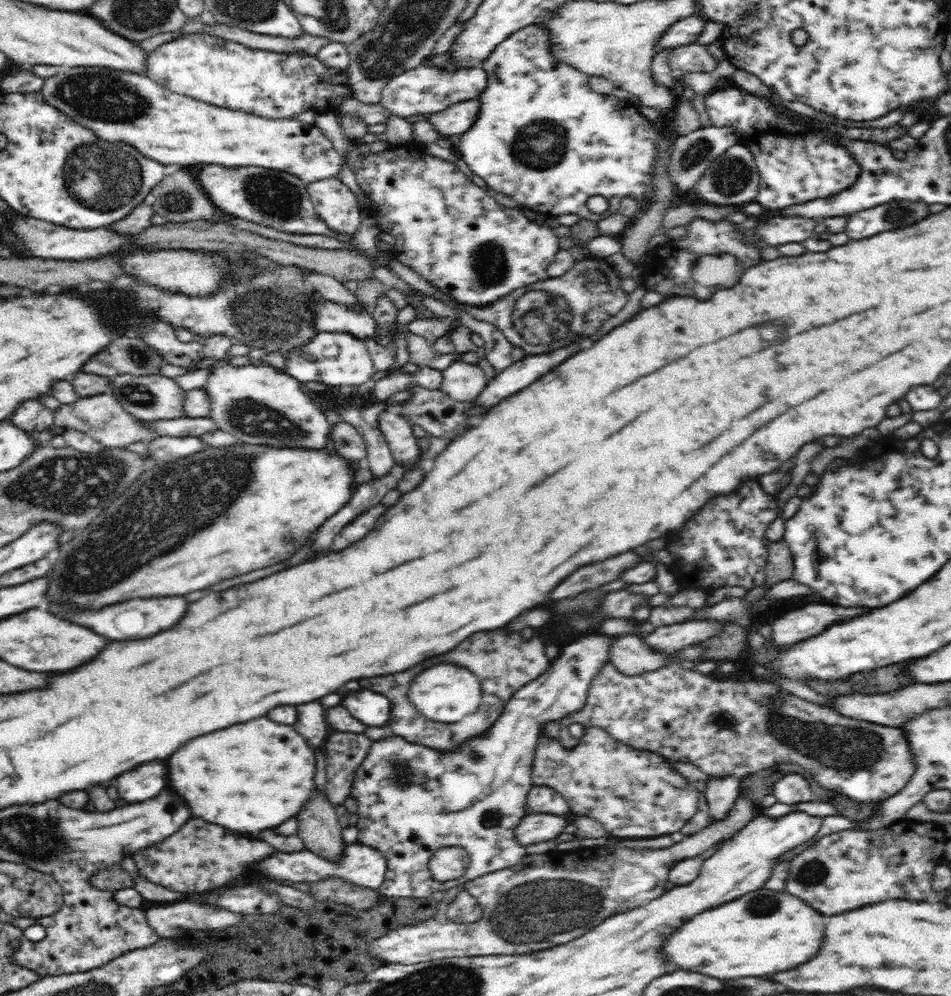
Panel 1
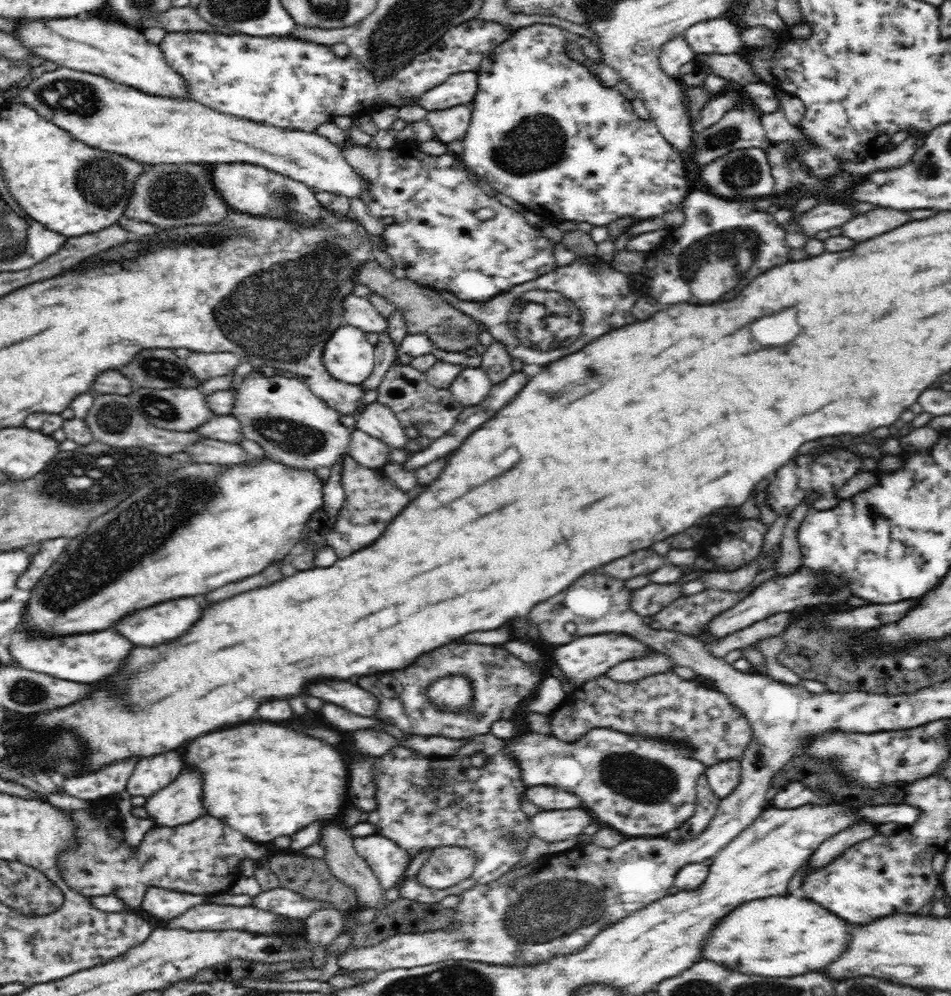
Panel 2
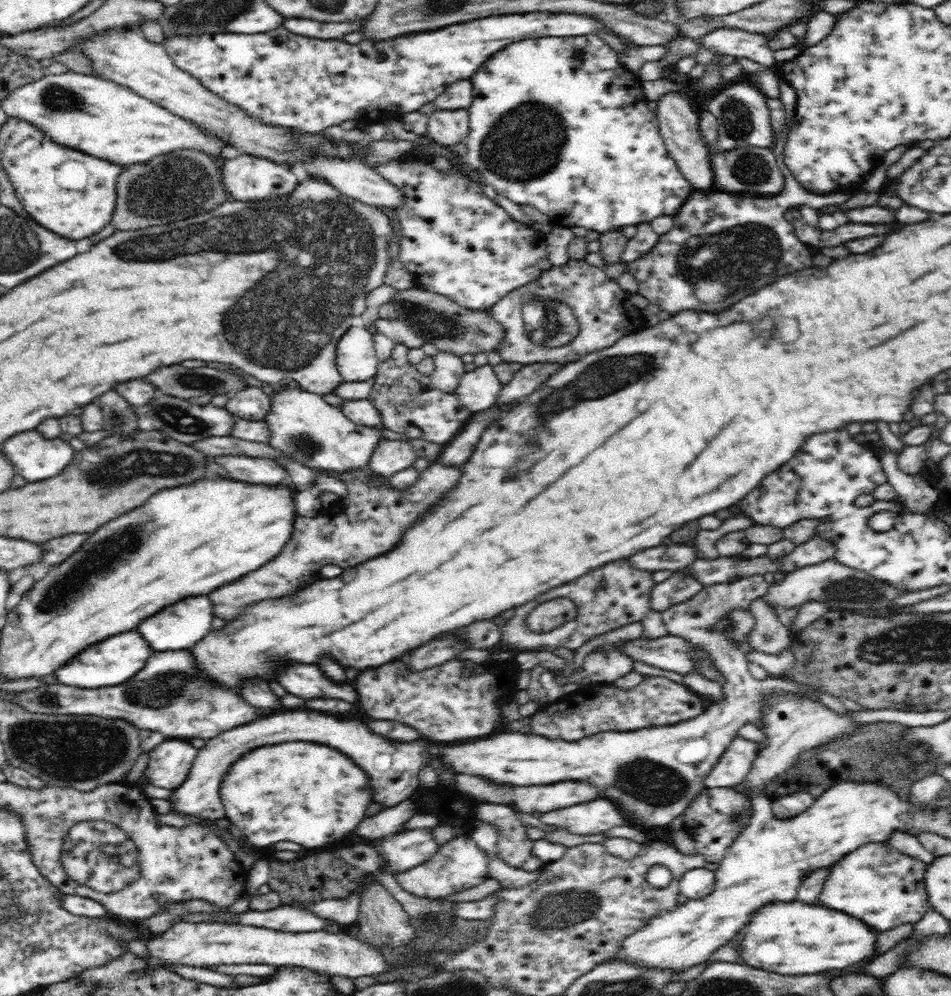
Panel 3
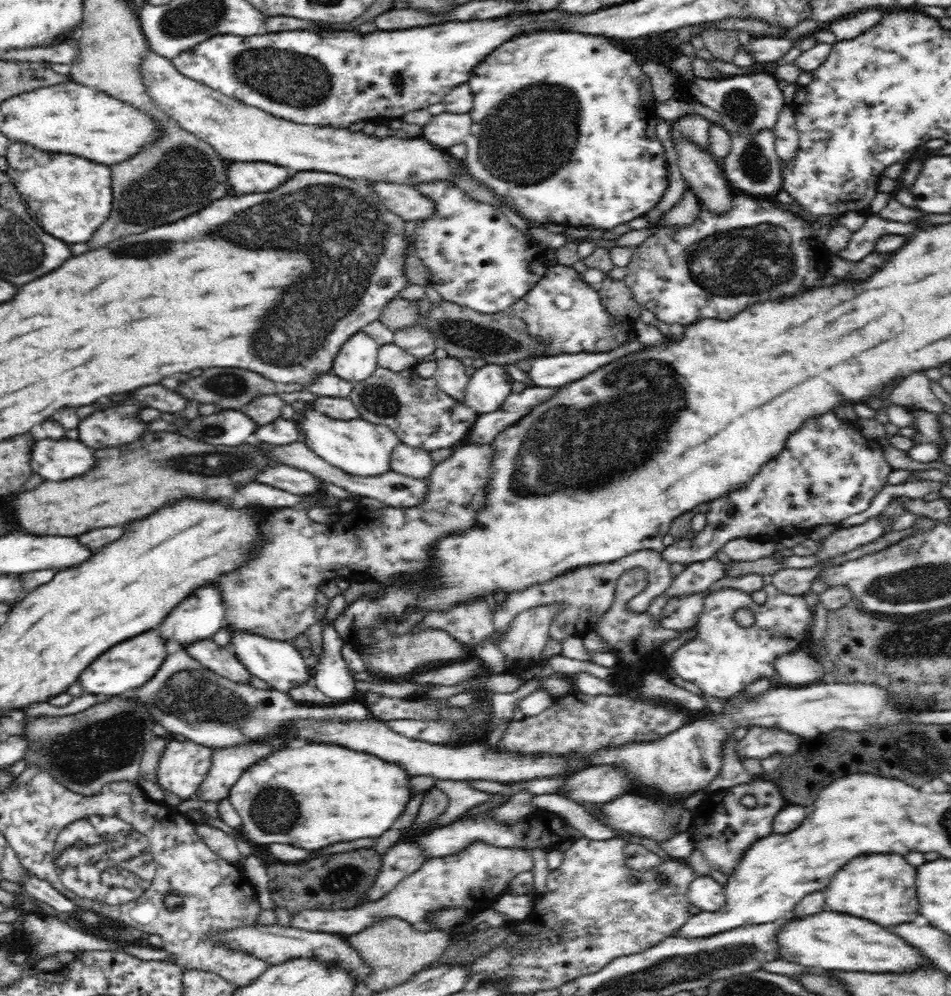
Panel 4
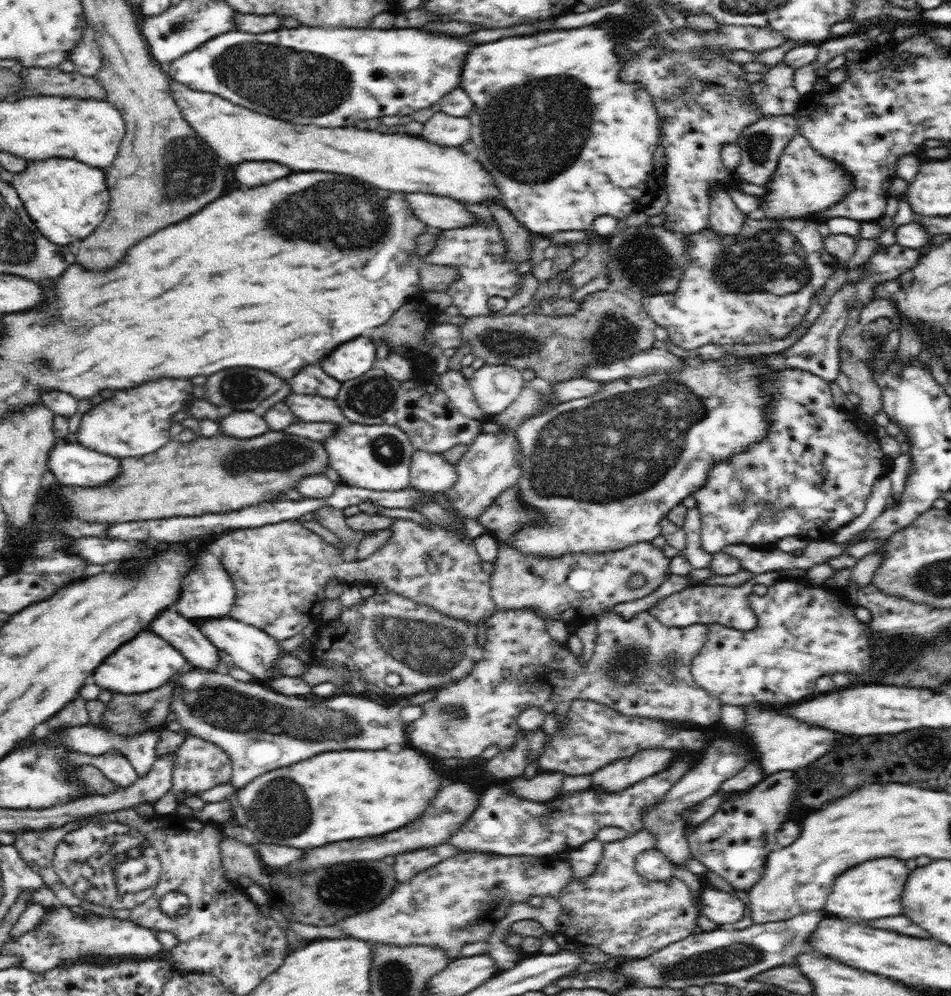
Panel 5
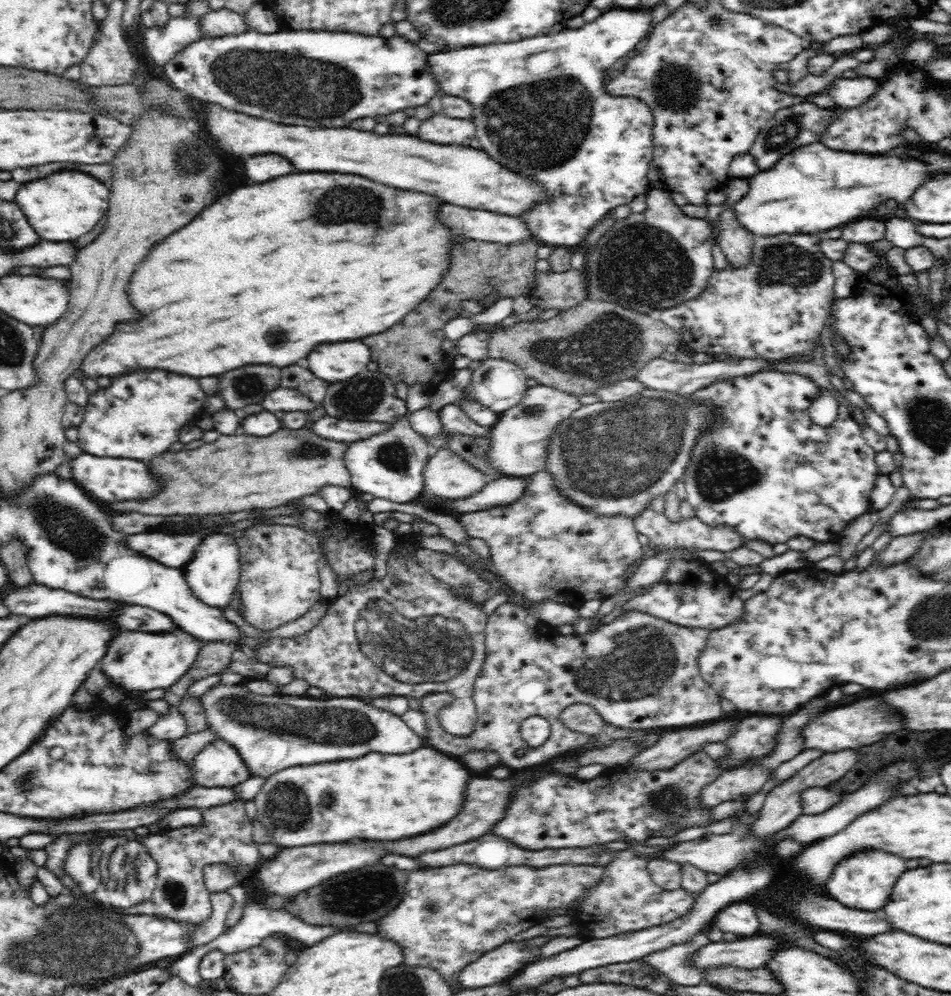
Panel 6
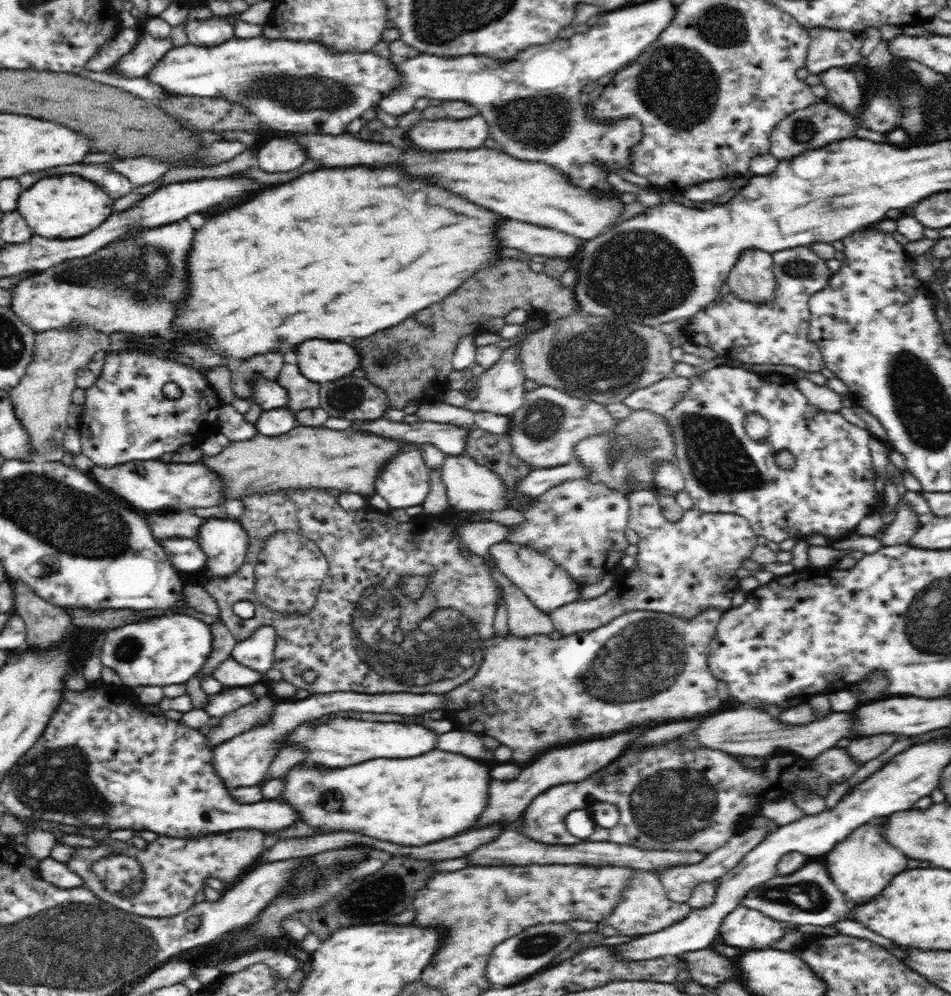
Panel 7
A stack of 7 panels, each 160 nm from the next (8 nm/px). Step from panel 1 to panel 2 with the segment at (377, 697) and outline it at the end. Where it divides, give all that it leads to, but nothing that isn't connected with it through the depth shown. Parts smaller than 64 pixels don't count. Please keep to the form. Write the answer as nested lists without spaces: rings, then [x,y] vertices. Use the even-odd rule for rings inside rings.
[[[320,680],[306,688],[308,696],[322,698],[330,704],[338,704],[350,712],[356,712],[360,716],[372,716],[376,712],[376,696],[360,690],[360,686],[348,684],[344,680]]]

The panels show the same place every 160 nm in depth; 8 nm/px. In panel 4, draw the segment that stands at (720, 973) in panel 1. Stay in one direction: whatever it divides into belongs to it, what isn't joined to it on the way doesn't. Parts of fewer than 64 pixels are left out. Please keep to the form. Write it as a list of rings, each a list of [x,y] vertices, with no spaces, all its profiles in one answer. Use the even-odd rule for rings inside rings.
[[[820,912],[808,918],[786,922],[778,934],[780,954],[788,962],[802,966],[818,966],[824,970],[850,970],[850,972],[914,972],[928,962],[924,954],[904,942],[900,936],[888,932],[886,928],[868,922],[864,918],[852,918],[848,914]]]

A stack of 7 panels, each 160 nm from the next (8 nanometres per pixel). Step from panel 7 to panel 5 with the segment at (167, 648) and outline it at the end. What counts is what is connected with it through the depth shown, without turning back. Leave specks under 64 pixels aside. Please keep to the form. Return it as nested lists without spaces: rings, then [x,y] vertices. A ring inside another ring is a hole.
[[[140,632],[128,644],[120,646],[116,654],[106,658],[102,666],[96,668],[94,680],[96,684],[114,694],[133,695],[145,693],[168,683],[176,674],[184,672],[188,660],[184,654],[178,652],[167,640],[162,640],[158,634]]]

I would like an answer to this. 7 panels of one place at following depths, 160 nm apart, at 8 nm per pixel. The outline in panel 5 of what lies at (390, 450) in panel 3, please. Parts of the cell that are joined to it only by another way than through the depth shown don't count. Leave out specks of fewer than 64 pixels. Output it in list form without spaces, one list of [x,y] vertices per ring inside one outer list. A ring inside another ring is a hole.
[[[416,450],[410,466],[411,486],[428,493],[441,492],[445,493],[450,490],[459,479],[456,473],[456,466],[446,461],[440,453],[429,453],[426,451]]]

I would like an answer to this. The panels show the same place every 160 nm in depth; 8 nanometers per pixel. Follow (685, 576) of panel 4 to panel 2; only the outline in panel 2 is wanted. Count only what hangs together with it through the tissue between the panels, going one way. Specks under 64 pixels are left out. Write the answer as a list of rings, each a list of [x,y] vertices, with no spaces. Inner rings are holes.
[[[650,583],[642,588],[635,589],[630,599],[631,607],[636,614],[643,616],[654,616],[665,606],[682,597],[683,584]]]

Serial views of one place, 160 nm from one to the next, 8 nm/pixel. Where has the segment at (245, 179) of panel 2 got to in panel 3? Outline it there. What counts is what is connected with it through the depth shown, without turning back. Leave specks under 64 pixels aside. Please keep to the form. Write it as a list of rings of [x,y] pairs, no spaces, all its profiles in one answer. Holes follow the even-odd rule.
[[[252,156],[226,160],[222,176],[228,194],[236,200],[262,200],[268,196],[290,194],[299,183],[290,168]]]

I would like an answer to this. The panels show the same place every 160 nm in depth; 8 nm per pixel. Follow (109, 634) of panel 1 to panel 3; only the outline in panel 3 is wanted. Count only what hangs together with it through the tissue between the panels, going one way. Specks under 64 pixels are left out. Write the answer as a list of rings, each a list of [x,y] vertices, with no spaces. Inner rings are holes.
[[[194,596],[182,602],[176,602],[164,608],[160,614],[148,618],[148,622],[142,622],[138,626],[138,632],[144,636],[144,640],[148,640],[148,644],[154,650],[184,650],[184,648],[192,648],[210,632],[212,620],[214,620],[214,610],[208,596]]]

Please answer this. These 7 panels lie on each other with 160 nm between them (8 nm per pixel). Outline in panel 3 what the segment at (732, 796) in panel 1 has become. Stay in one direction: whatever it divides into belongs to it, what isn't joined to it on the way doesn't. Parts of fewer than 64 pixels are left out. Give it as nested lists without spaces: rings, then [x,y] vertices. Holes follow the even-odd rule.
[[[736,736],[704,779],[704,789],[739,787],[745,782],[758,753],[759,744]]]

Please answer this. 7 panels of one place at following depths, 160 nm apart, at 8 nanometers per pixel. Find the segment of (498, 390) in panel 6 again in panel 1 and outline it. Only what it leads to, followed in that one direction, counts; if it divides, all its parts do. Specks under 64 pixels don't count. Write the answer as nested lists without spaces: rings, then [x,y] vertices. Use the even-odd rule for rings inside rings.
[[[462,360],[453,361],[442,374],[442,390],[460,402],[476,400],[491,380],[486,378],[482,366]]]

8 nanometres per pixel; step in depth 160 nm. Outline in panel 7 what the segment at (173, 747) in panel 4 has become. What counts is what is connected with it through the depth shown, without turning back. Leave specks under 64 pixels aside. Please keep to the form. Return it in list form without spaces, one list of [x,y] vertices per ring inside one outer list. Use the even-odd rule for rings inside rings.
[[[339,692],[321,695],[310,695],[305,699],[284,699],[275,706],[272,716],[258,727],[243,732],[234,738],[228,739],[213,750],[213,765],[218,776],[231,790],[242,787],[256,786],[266,778],[270,763],[287,741],[287,736],[300,725],[310,723],[324,714],[356,710],[356,712],[376,712],[376,714],[424,714],[431,710],[448,710],[445,694],[412,694],[412,693],[382,693],[360,694],[357,692]]]

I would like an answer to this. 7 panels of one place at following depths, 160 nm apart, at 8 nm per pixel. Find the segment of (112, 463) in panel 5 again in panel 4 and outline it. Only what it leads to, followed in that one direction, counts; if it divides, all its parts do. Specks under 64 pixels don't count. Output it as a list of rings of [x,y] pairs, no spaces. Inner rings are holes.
[[[67,437],[60,440],[37,440],[32,445],[32,469],[34,473],[40,474],[45,480],[60,482],[70,480],[74,476],[86,474],[90,468],[96,468],[96,455],[94,449],[87,447],[78,440],[69,440]]]

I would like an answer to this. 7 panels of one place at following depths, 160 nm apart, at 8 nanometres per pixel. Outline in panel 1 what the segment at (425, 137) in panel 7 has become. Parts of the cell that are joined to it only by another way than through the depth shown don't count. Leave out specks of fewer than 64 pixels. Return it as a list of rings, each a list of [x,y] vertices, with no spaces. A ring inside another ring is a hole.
[[[478,98],[457,102],[448,106],[446,110],[423,115],[422,120],[432,123],[443,138],[464,134],[476,122],[479,104]]]

